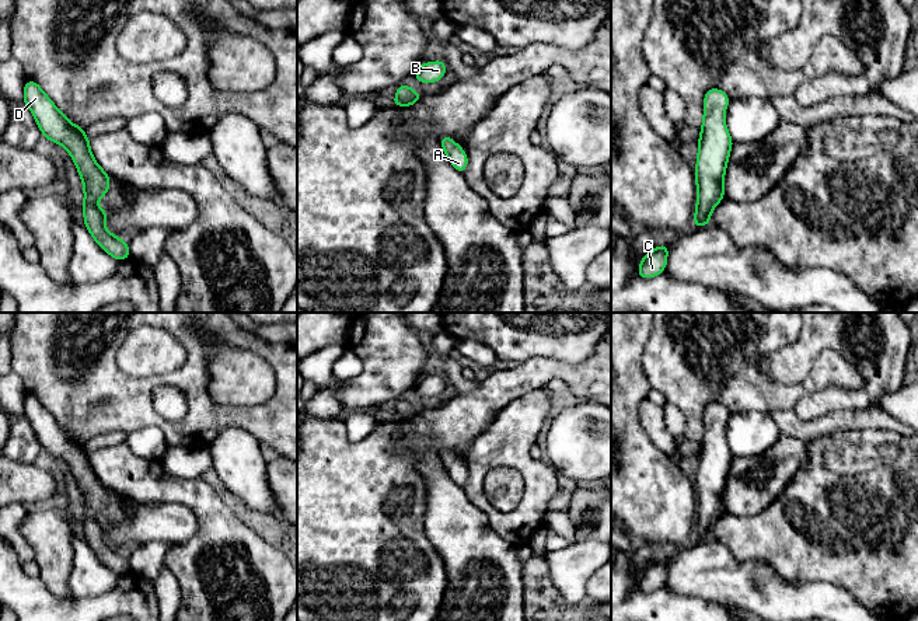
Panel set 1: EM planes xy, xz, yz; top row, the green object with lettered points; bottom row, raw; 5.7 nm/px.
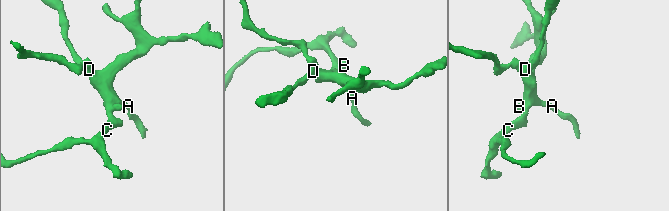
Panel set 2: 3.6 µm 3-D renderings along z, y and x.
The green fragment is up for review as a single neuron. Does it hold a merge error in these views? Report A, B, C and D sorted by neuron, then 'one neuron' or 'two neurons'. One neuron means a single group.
A B C D | one neuron

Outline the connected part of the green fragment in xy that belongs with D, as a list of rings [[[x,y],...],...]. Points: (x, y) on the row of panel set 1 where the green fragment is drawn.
[[[27,80],[24,86],[24,104],[31,109],[42,135],[52,143],[62,144],[71,156],[84,188],[84,224],[95,243],[118,261],[130,258],[129,243],[111,234],[104,226],[109,209],[95,206],[107,195],[111,175],[94,160],[85,129],[71,123],[32,80]]]

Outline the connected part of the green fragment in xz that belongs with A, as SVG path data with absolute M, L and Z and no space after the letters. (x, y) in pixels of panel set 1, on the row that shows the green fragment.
M443 136L440 144L450 160L451 165L458 171L464 172L468 165L468 157L465 150L461 149L451 137Z

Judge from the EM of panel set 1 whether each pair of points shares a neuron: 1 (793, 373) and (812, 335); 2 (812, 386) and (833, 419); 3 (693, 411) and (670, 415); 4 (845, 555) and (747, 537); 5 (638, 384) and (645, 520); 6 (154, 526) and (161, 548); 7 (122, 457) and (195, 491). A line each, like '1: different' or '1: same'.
1: same
2: different
3: different
4: same
5: same
6: different
7: same

